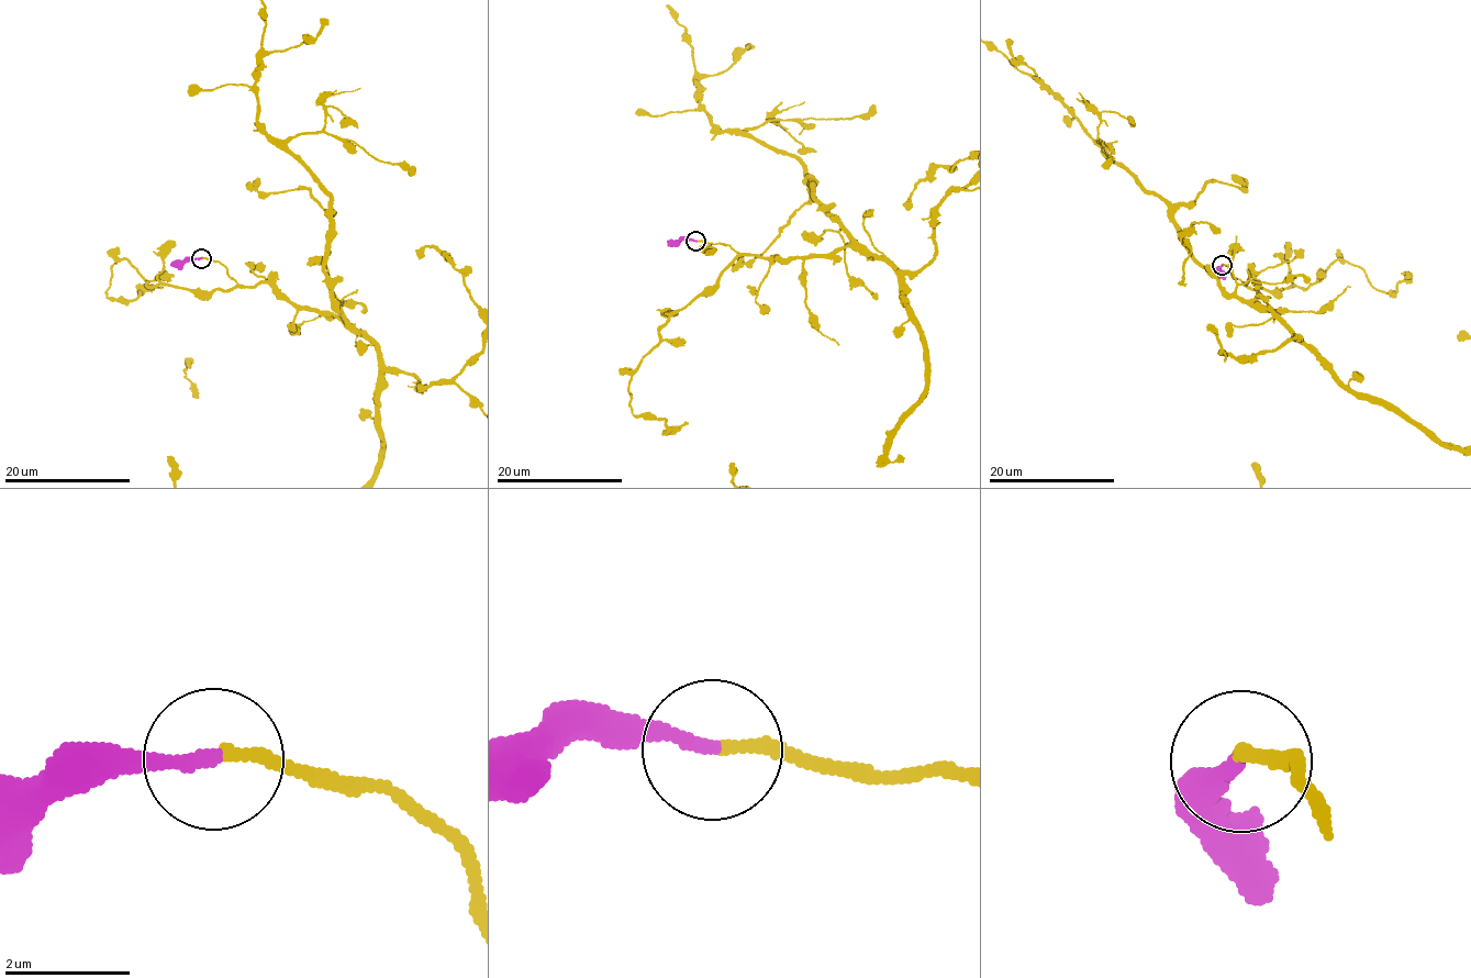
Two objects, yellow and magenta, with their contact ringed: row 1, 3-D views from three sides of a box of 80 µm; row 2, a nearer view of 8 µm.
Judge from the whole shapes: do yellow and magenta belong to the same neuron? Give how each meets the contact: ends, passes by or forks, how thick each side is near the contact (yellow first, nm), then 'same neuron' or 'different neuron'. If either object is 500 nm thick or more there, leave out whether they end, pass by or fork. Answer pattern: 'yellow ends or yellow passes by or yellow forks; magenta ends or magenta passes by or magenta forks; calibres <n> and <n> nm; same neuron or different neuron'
yellow ends; magenta ends; calibres 200 and 240 nm; same neuron

